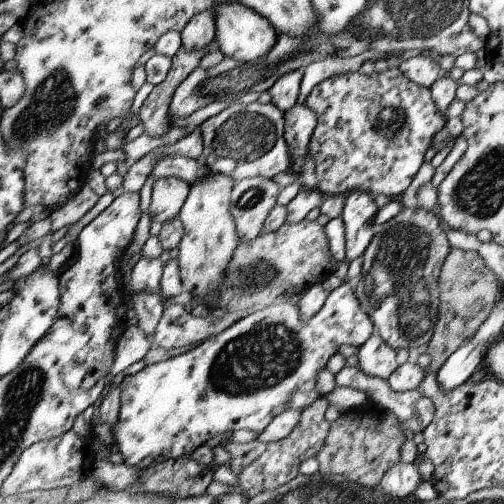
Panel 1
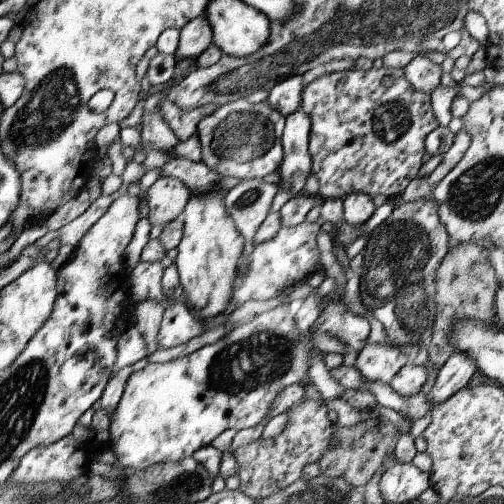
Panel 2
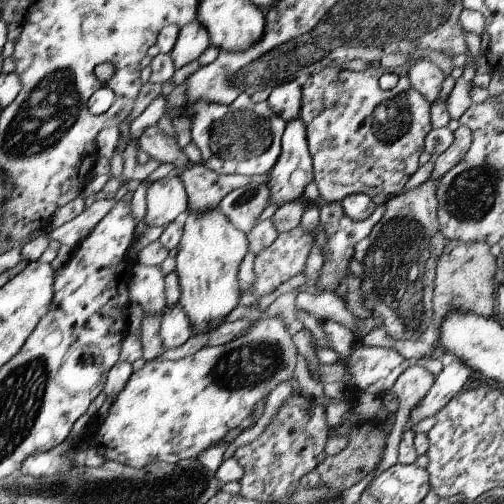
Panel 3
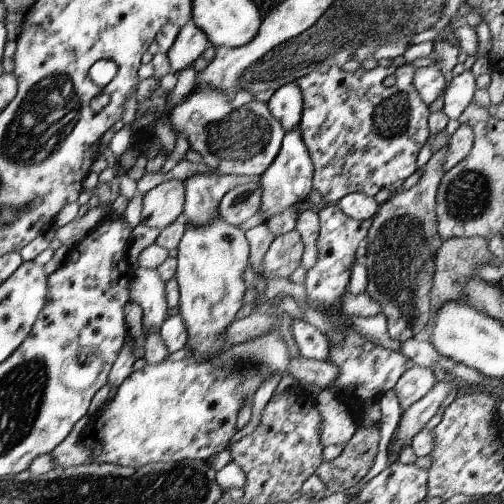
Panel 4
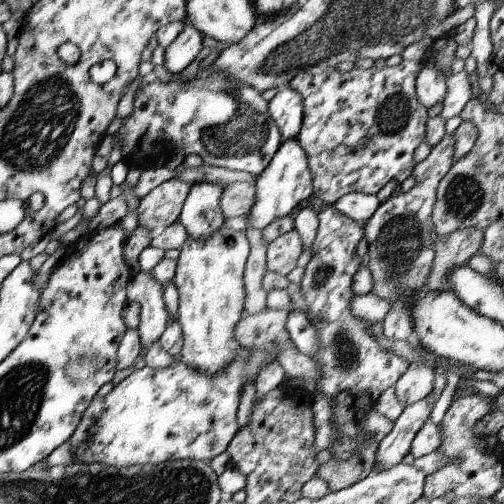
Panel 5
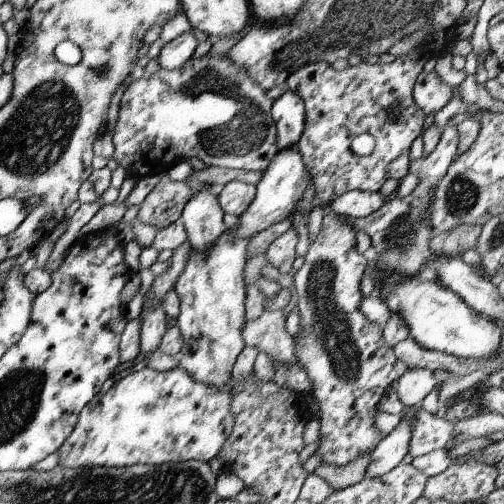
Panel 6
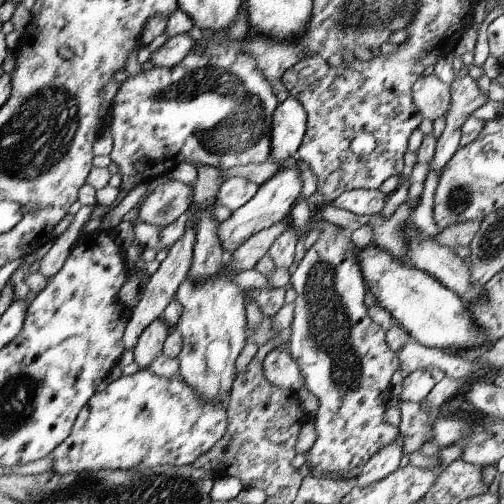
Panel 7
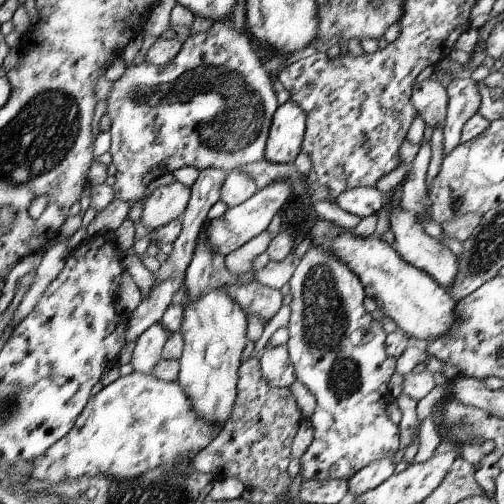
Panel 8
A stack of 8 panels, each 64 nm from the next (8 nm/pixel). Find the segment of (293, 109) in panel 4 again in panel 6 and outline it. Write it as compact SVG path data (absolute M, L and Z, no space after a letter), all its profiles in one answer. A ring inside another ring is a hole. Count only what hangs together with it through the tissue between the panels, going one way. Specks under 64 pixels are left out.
M283 92L271 106L271 118L277 130L277 148L291 148L299 142L305 128L305 104L295 92Z

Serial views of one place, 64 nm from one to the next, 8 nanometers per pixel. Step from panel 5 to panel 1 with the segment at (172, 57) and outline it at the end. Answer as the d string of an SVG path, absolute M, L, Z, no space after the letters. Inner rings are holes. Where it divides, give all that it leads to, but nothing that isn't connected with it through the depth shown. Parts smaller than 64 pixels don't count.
M215 8L193 16L193 20L181 30L183 50L201 50L215 40Z

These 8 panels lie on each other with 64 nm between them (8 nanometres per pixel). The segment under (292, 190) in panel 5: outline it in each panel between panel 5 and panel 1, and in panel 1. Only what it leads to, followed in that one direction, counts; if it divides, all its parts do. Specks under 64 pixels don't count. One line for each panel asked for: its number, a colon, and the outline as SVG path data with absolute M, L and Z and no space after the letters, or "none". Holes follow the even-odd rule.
1: M295 104L293 108L289 108L285 112L285 128L283 128L283 138L289 146L289 154L293 160L293 172L297 172L301 176L301 166L303 166L303 156L305 150L309 148L309 140L311 134L315 132L317 126L317 116L311 108L307 108L305 104Z
2: M299 106L293 114L285 116L283 128L283 152L285 158L279 166L281 186L279 190L291 190L293 196L303 192L305 178L311 174L311 156L309 156L309 130L311 118Z
3: M297 116L285 124L281 136L281 156L269 172L267 186L271 188L271 202L283 206L303 198L303 188L313 180L313 158L307 146L305 122Z
4: M299 126L285 132L283 140L281 140L281 150L279 154L275 156L273 164L267 168L267 172L261 174L261 190L263 190L263 196L261 196L261 210L259 212L265 212L269 218L273 214L281 214L283 210L291 208L291 206L307 206L307 194L309 190L313 188L313 162L311 162L311 156L305 148L305 142L301 138L301 130Z

